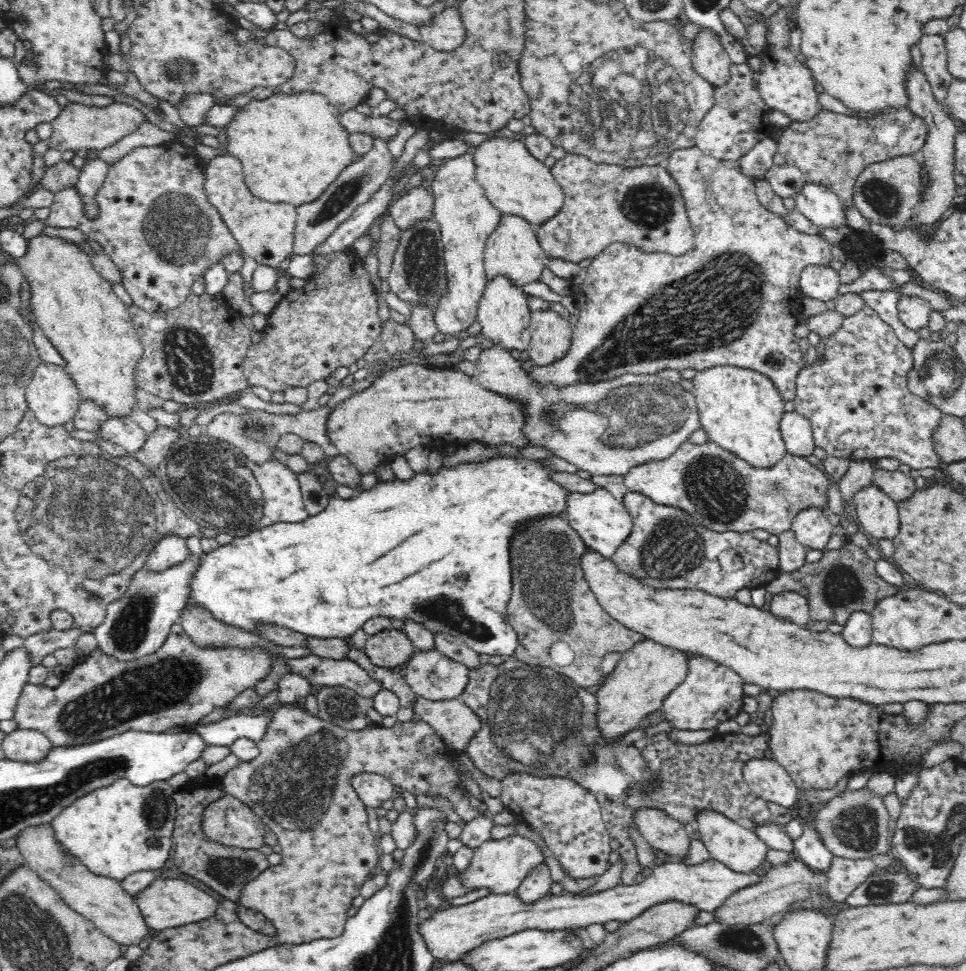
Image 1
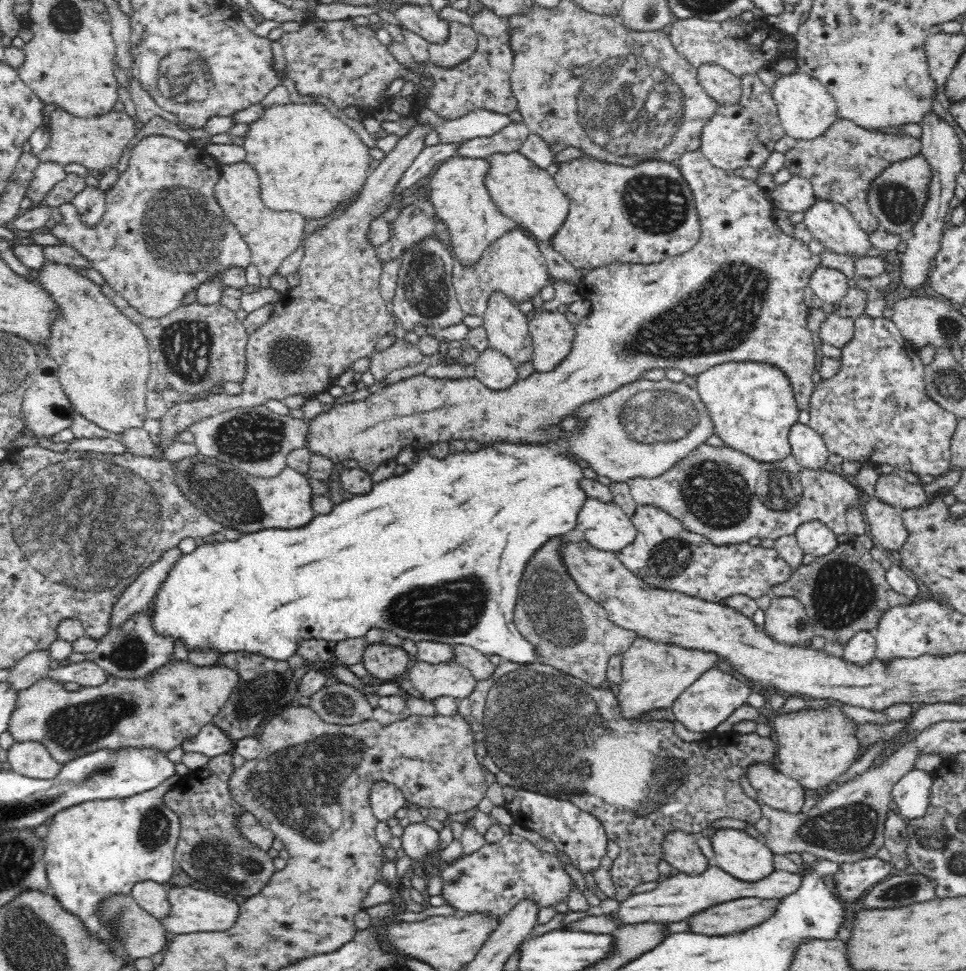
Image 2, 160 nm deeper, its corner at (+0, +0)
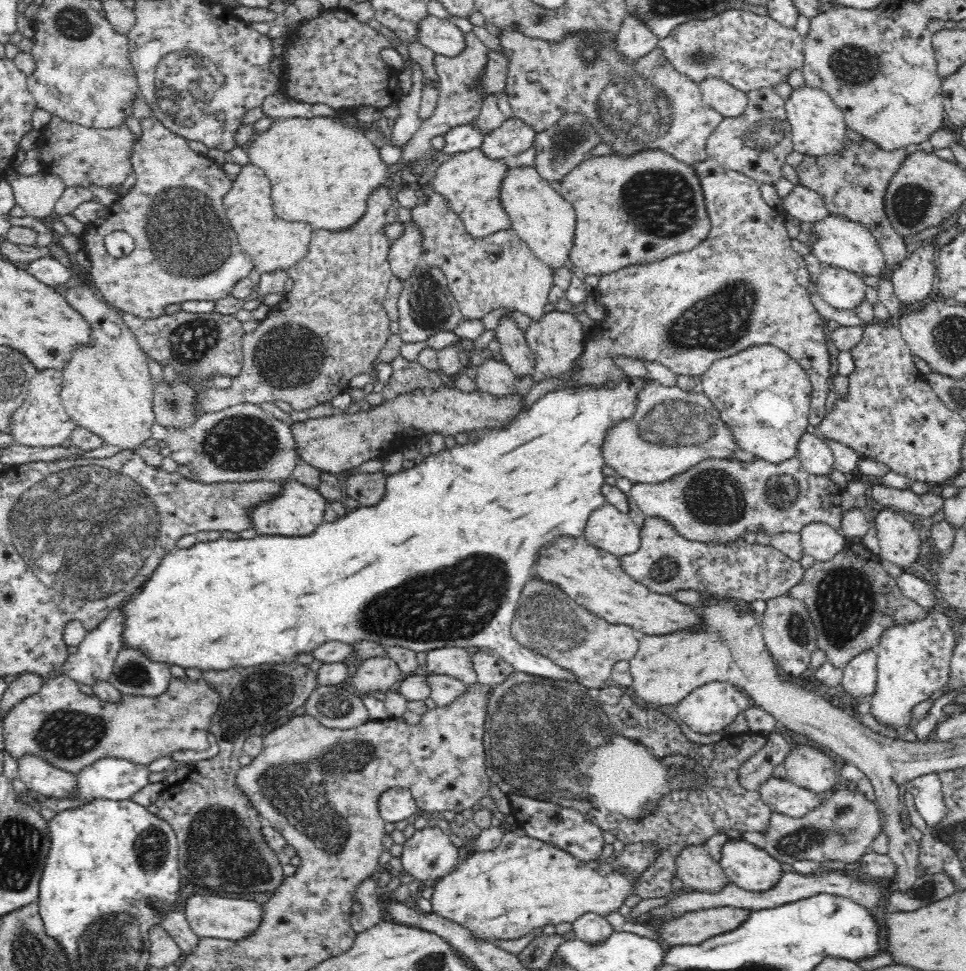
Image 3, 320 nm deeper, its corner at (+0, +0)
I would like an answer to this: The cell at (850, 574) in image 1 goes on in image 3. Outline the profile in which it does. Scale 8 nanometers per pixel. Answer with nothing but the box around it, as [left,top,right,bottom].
[789,543,929,668]

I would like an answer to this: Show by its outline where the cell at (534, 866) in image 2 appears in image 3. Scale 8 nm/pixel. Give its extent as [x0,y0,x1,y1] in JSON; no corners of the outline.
[430,831,662,941]

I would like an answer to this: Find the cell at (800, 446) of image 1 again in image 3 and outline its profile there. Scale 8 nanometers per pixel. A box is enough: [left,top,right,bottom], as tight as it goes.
[797,434,833,476]

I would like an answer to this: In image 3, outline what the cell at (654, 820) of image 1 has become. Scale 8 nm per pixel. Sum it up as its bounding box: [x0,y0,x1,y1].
[675,846,730,894]

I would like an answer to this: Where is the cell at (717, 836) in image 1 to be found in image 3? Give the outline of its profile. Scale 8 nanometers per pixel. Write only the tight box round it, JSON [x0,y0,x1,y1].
[719,838,784,892]

